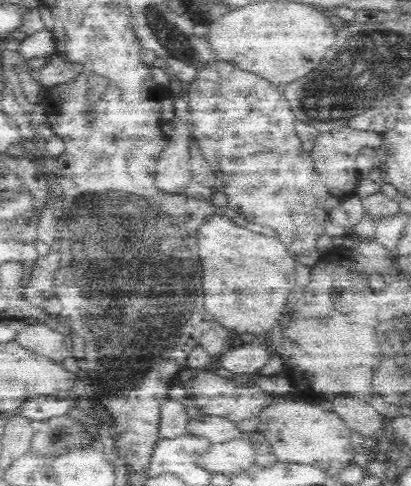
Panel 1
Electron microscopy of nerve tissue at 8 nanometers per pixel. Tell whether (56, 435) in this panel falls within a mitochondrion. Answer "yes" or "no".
yes

